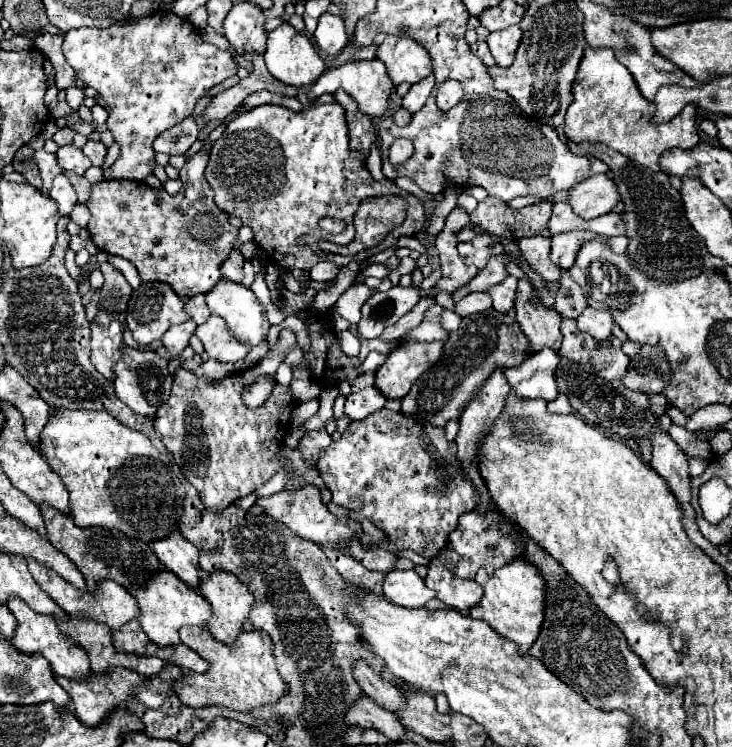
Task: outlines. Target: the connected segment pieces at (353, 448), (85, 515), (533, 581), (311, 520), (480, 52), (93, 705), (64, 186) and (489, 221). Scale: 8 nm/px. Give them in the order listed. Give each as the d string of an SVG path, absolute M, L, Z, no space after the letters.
M386 408L366 416L364 420L350 422L350 428L342 434L342 438L320 452L316 470L324 486L332 492L332 502L370 518L374 526L380 528L388 538L390 552L414 550L426 558L436 556L436 552L446 546L448 534L456 528L458 518L466 512L472 512L480 502L472 480L464 478L460 460L456 456L456 444L446 440L444 428L416 424L412 416L404 416L402 412L392 412Z
M56 410L52 412L48 424L40 432L40 450L46 456L50 468L62 478L70 494L70 516L76 520L78 528L102 526L116 528L138 540L160 540L178 530L182 518L182 500L184 500L184 482L176 474L170 458L158 452L146 436L126 428L108 412L92 410Z
M514 560L504 568L496 570L483 585L484 596L476 608L470 610L472 618L486 620L500 636L516 642L520 652L528 652L540 634L540 624L544 622L544 578L532 564L524 560Z
M312 484L302 486L298 490L292 490L292 492L282 490L278 494L268 496L268 498L258 498L256 504L262 506L264 512L270 514L274 520L284 522L292 532L296 532L296 534L300 534L300 536L304 536L316 544L324 544L326 548L336 548L338 544L344 544L354 536L350 520L348 518L336 518L334 514L330 514L326 504L320 500L320 490Z
M478 40L476 44L470 46L470 50L472 50L472 52L474 52L486 66L494 66L494 64L496 64L494 58L492 58L492 54L490 54L490 50L488 50L488 44L486 44L486 42Z
M112 668L112 672L92 674L92 680L64 680L62 676L56 676L56 682L68 692L78 720L86 726L98 726L102 720L108 718L110 710L122 706L128 698L132 698L132 688L144 684L146 678L126 668Z
M58 174L54 178L52 190L50 190L50 198L58 204L58 210L62 216L68 216L76 204L76 192L70 184L70 180L66 178L66 174Z
M486 198L484 202L478 202L478 208L470 214L470 220L478 224L482 230L498 236L498 238L522 238L522 236L550 236L546 224L552 212L552 202L542 200L530 206L524 206L522 210L512 210L504 200L500 198Z

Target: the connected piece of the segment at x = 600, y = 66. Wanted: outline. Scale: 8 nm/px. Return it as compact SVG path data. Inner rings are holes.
M588 48L580 62L576 80L574 80L574 102L568 106L564 132L574 142L602 142L616 152L628 156L630 160L650 168L658 168L658 158L668 148L682 148L688 150L698 144L698 130L696 130L696 106L688 104L678 116L670 122L656 124L652 122L652 102L640 96L632 74L616 60L614 52L608 48Z

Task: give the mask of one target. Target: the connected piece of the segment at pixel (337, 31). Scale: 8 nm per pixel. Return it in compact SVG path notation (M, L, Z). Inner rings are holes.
M324 12L324 16L320 16L318 20L314 40L326 54L340 54L348 42L342 18L330 12Z

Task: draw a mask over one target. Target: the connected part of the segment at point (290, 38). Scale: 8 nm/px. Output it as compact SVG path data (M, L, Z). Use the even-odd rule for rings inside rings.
M282 24L268 34L268 50L264 52L264 60L266 60L270 74L276 80L290 84L290 86L296 86L296 88L314 84L322 76L322 72L326 70L326 64L318 56L314 44L310 44L310 40L304 34L298 34L290 24Z

